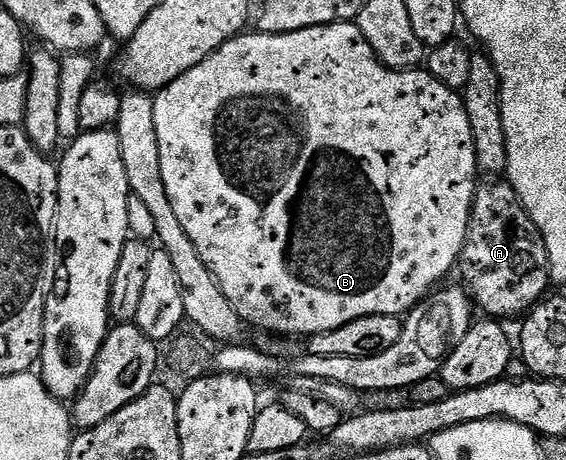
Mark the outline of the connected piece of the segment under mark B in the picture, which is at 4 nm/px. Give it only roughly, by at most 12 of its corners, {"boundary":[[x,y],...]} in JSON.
{"boundary":[[359,23],[155,93],[247,327],[403,317],[457,267],[463,95]]}

